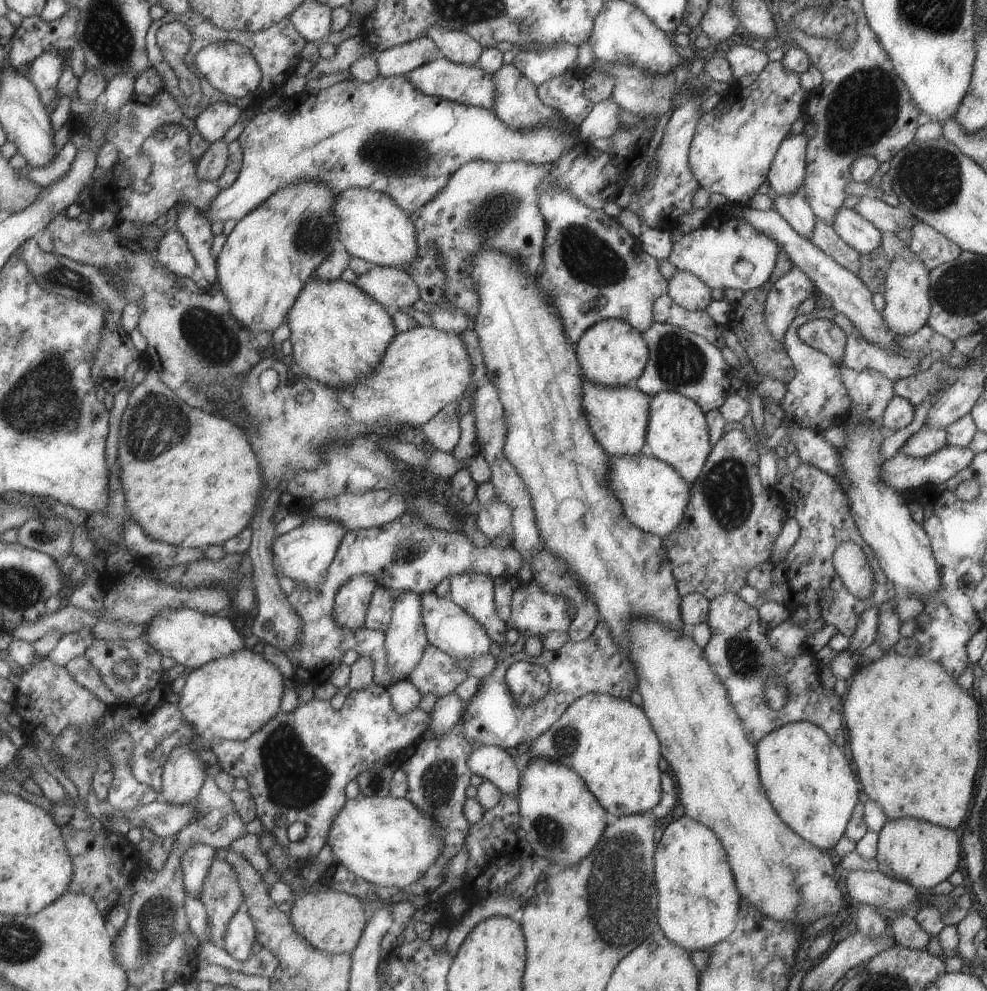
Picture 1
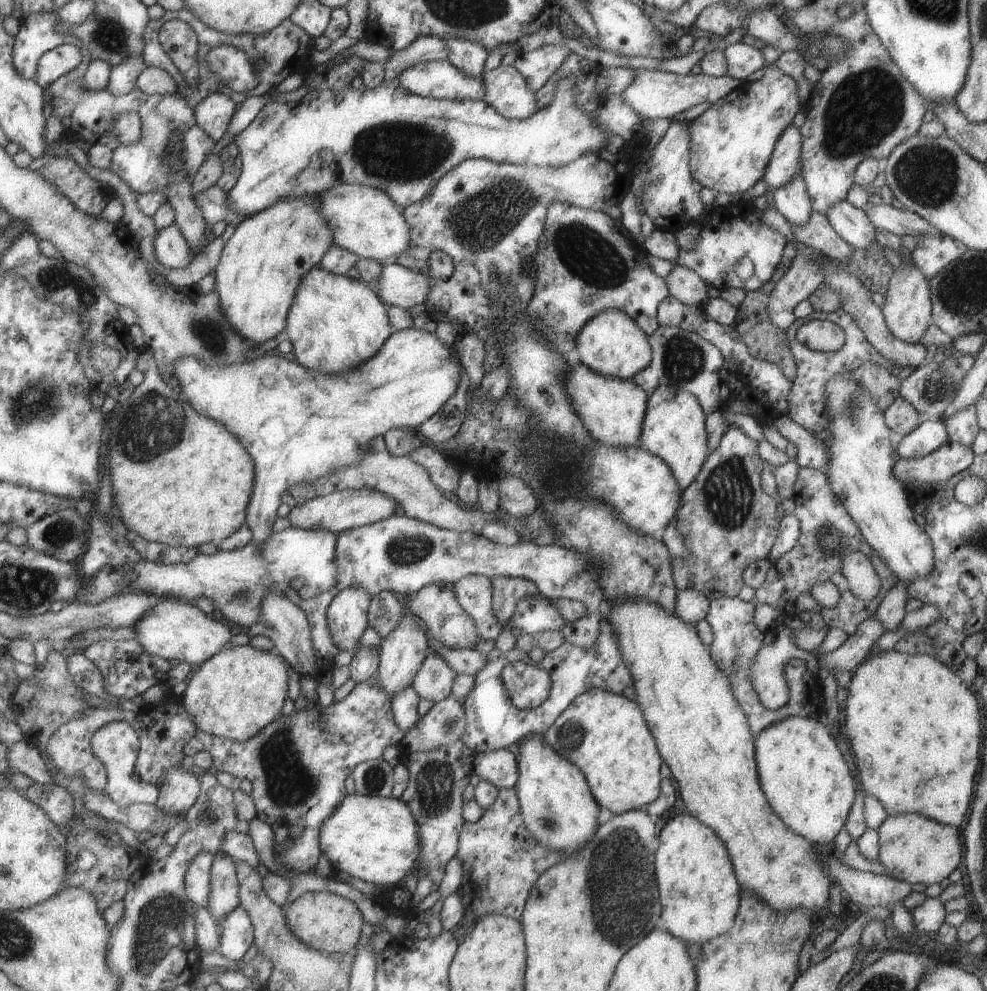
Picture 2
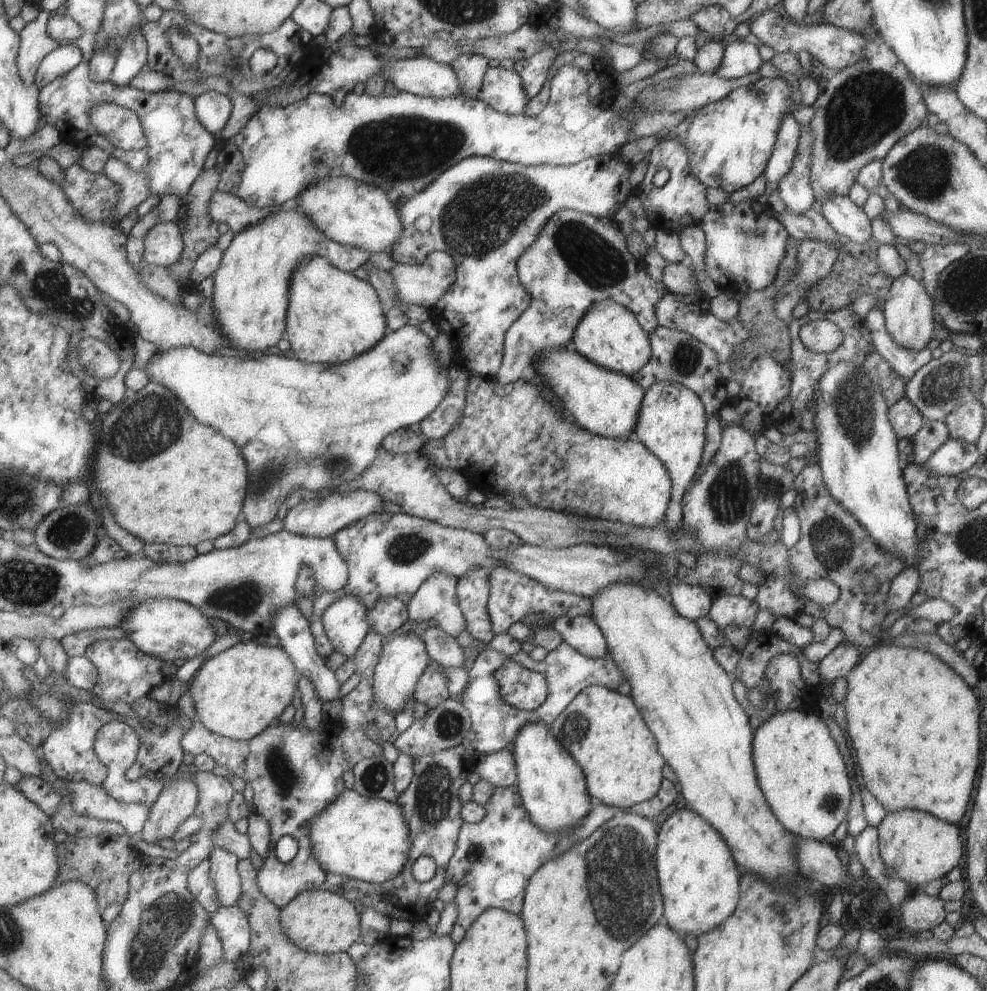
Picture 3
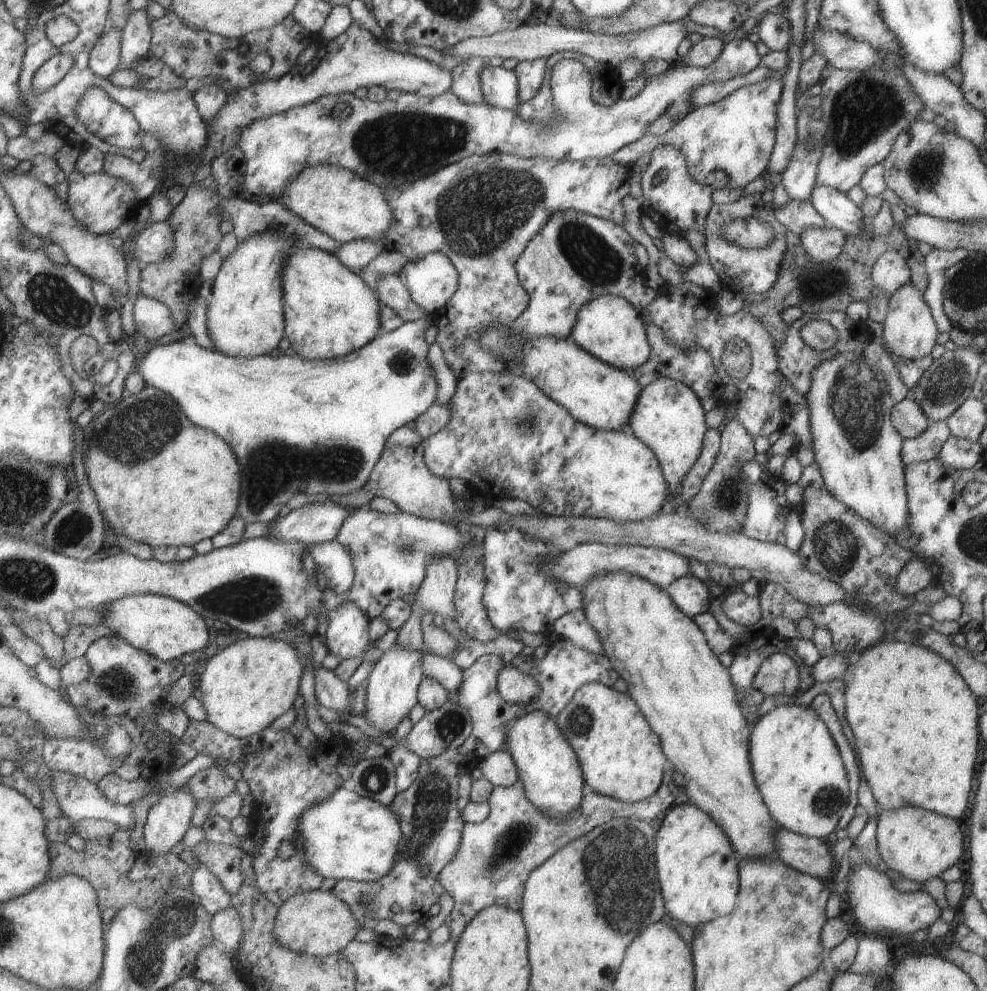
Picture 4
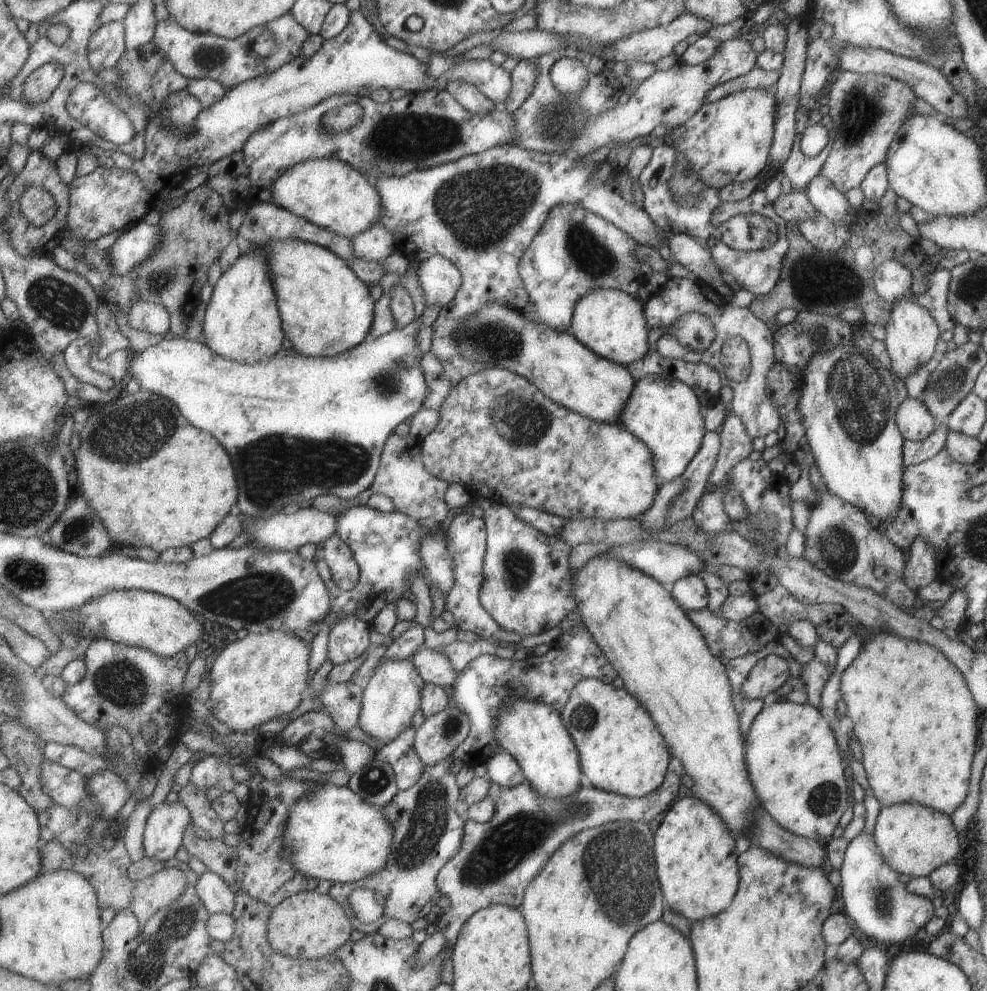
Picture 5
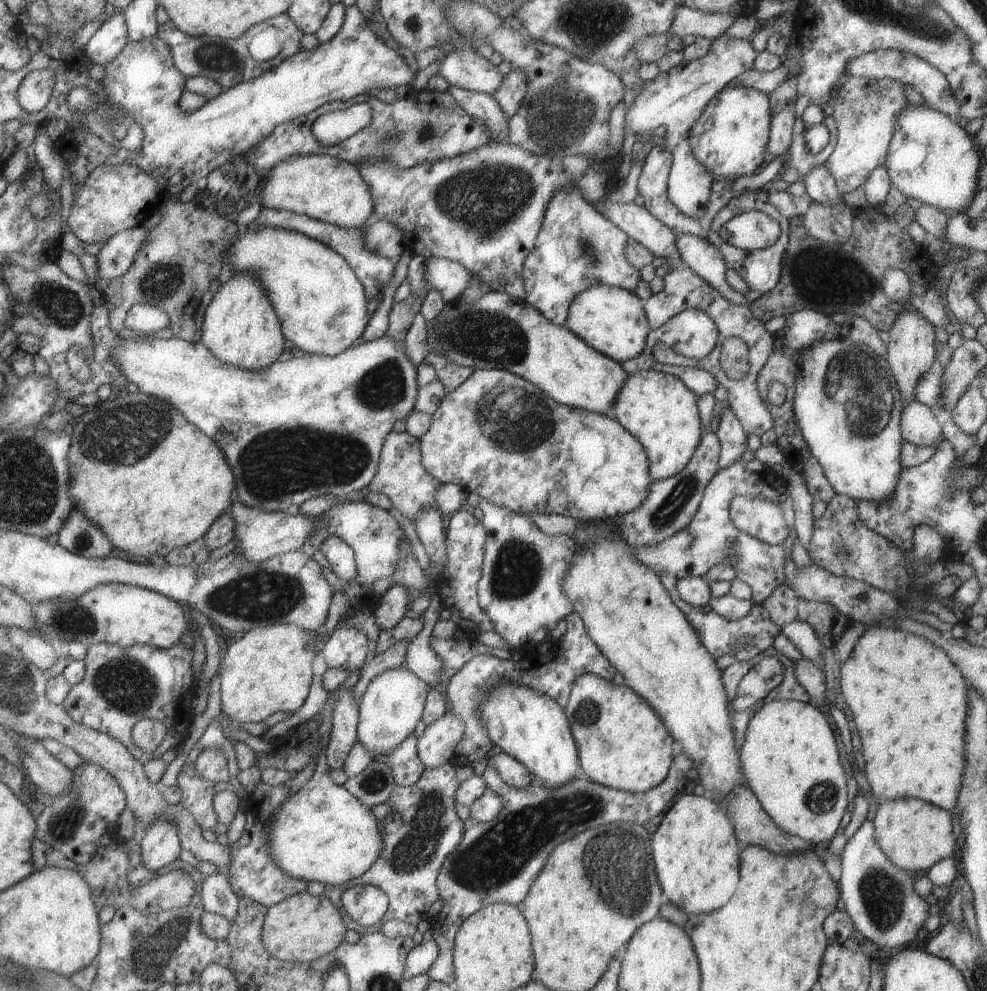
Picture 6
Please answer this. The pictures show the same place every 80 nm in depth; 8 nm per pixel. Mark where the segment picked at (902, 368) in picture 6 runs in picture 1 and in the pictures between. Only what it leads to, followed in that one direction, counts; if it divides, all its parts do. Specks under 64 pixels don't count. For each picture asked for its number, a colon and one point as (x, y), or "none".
1: (907, 302)
2: (906, 311)
3: (908, 312)
4: (908, 330)
5: (910, 335)

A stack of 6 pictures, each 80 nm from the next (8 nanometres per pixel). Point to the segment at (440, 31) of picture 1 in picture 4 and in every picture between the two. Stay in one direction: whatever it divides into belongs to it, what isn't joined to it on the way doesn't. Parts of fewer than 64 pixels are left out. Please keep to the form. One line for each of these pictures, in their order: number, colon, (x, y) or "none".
2: (468, 57)
3: (469, 69)
4: (465, 85)

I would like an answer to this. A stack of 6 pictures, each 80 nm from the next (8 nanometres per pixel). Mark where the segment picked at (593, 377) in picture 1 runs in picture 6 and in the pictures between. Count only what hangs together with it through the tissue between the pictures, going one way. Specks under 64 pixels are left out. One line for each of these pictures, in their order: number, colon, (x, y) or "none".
2: (611, 343)
3: (608, 334)
4: (608, 328)
5: (610, 322)
6: (611, 320)

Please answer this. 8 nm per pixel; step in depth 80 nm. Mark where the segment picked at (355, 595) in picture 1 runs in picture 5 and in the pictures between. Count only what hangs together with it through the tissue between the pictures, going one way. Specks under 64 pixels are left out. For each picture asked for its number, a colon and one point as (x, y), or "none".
2: (346, 616)
3: (345, 623)
4: (346, 632)
5: (348, 637)

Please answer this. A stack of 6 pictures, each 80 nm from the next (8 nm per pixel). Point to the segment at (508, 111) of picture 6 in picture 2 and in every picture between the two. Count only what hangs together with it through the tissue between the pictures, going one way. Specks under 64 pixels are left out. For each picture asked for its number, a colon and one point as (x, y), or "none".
2: (535, 66)
3: (532, 71)
4: (529, 74)
5: (522, 77)

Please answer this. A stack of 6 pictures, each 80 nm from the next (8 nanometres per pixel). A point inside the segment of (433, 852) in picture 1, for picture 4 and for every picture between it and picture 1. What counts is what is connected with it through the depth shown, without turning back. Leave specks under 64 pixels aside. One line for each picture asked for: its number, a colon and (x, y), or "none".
2: (374, 839)
3: (364, 839)
4: (348, 837)

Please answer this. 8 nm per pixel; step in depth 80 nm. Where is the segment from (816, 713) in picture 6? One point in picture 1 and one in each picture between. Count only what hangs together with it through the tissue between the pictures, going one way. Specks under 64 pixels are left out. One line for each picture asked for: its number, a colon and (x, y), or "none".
1: (808, 781)
2: (802, 774)
3: (804, 781)
4: (798, 771)
5: (794, 765)

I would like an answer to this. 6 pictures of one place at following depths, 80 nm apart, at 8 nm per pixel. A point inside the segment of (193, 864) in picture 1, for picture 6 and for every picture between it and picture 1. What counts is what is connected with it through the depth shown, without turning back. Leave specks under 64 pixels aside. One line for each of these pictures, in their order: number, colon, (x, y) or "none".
2: (197, 877)
3: (201, 887)
4: (212, 898)
5: (216, 895)
6: (217, 896)

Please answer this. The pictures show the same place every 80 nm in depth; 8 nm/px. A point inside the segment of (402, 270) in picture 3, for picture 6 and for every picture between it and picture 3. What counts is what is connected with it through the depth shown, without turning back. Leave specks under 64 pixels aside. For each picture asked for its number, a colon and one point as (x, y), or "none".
4: (430, 281)
5: (440, 280)
6: (450, 278)

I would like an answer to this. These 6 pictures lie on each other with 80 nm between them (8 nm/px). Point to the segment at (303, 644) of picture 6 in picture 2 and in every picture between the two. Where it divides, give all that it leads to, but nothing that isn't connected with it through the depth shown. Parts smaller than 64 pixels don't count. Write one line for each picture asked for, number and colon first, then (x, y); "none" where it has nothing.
2: (233, 694)
3: (237, 693)
4: (246, 686)
5: (253, 679)

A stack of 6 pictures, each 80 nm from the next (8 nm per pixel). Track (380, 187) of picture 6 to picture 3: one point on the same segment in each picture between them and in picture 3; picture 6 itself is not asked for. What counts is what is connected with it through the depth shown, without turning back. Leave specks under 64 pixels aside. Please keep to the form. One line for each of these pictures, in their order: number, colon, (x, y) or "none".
3: (484, 212)
4: (481, 212)
5: (481, 211)

